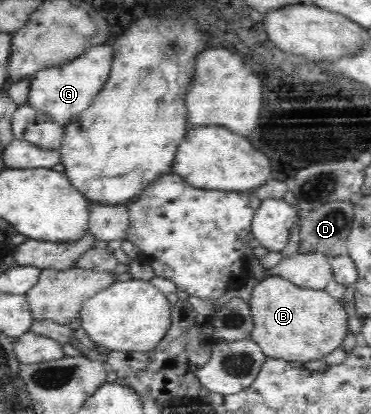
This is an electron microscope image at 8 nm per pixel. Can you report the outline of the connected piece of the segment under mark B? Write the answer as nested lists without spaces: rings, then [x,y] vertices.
[[[271,274],[252,286],[247,304],[253,318],[251,339],[260,344],[268,357],[304,362],[322,359],[342,344],[348,331],[347,314],[341,299],[331,296],[325,287],[309,287]]]

